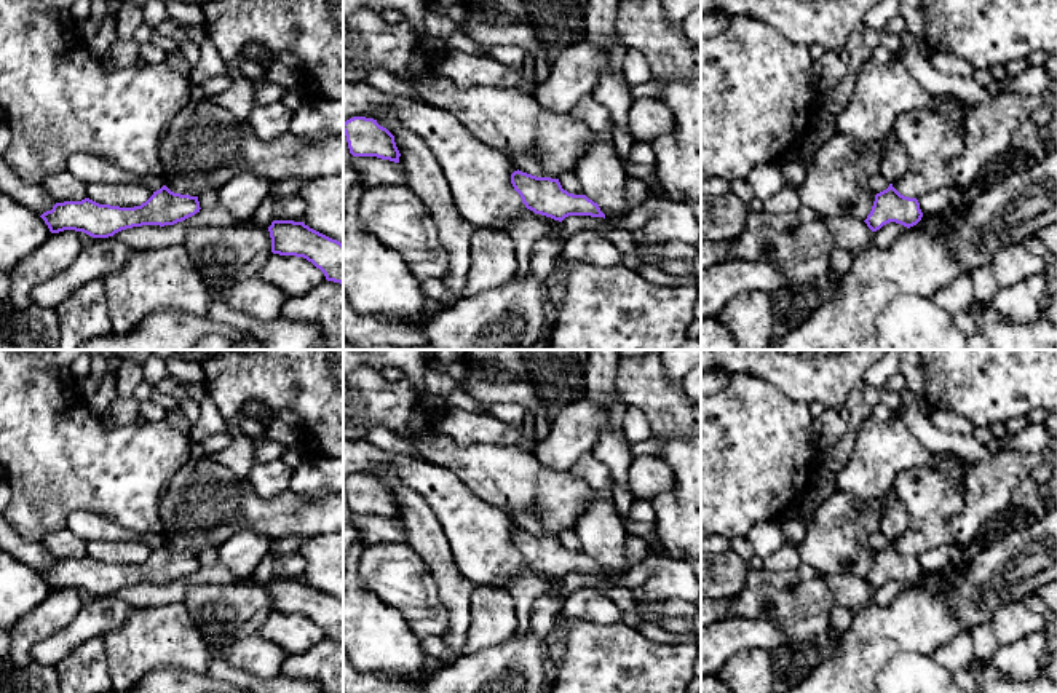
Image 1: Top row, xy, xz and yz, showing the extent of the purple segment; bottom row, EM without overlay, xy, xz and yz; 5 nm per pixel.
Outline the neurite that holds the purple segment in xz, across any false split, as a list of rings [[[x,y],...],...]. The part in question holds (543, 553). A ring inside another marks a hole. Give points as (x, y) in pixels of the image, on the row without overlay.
[[[522,529],[511,532],[511,541],[527,567],[562,580],[568,573],[604,575],[599,562],[586,552],[573,552],[562,546],[559,537],[536,535]]]

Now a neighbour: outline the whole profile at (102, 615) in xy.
[[[97,597],[81,607],[77,618],[59,632],[38,642],[30,655],[34,663],[56,666],[69,651],[91,637],[105,637],[120,628],[136,610],[131,604],[117,597]]]

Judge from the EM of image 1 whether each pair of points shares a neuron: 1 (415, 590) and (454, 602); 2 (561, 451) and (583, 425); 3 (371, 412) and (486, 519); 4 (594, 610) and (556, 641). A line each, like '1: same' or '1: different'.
1: different
2: same
3: different
4: same

